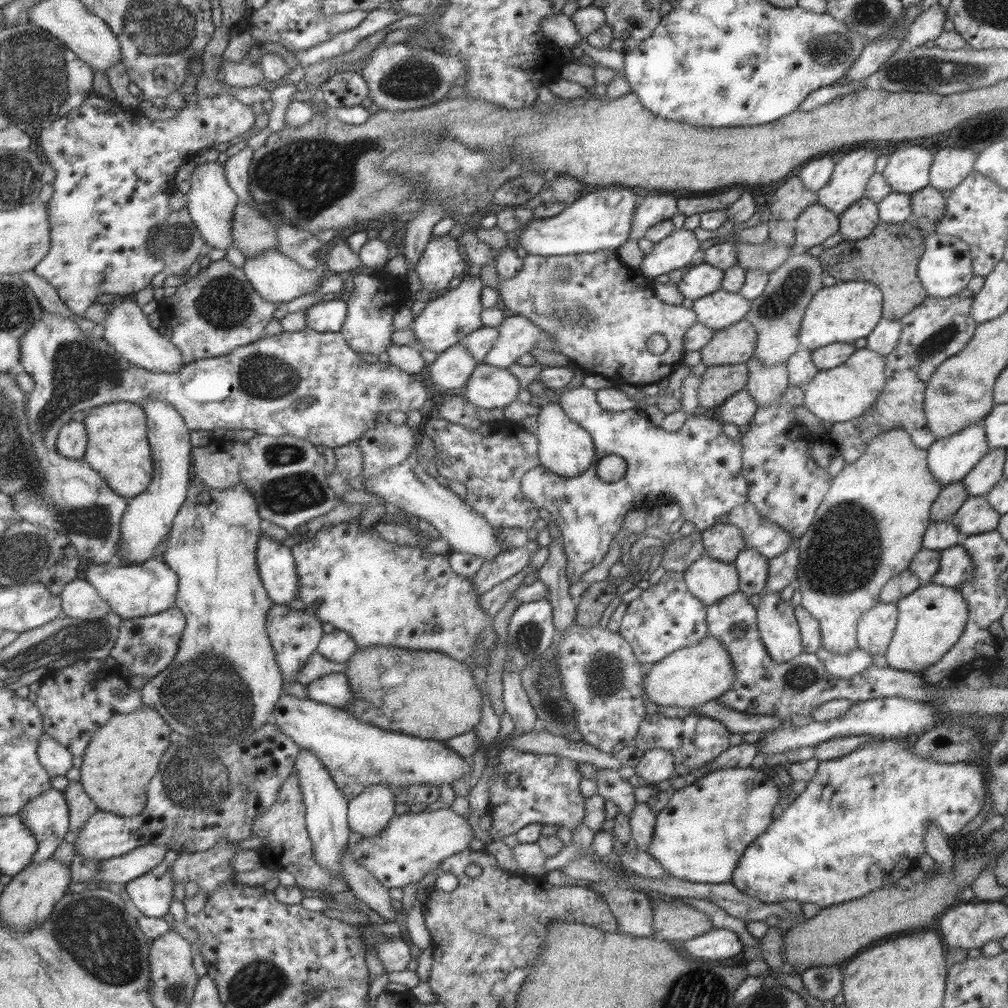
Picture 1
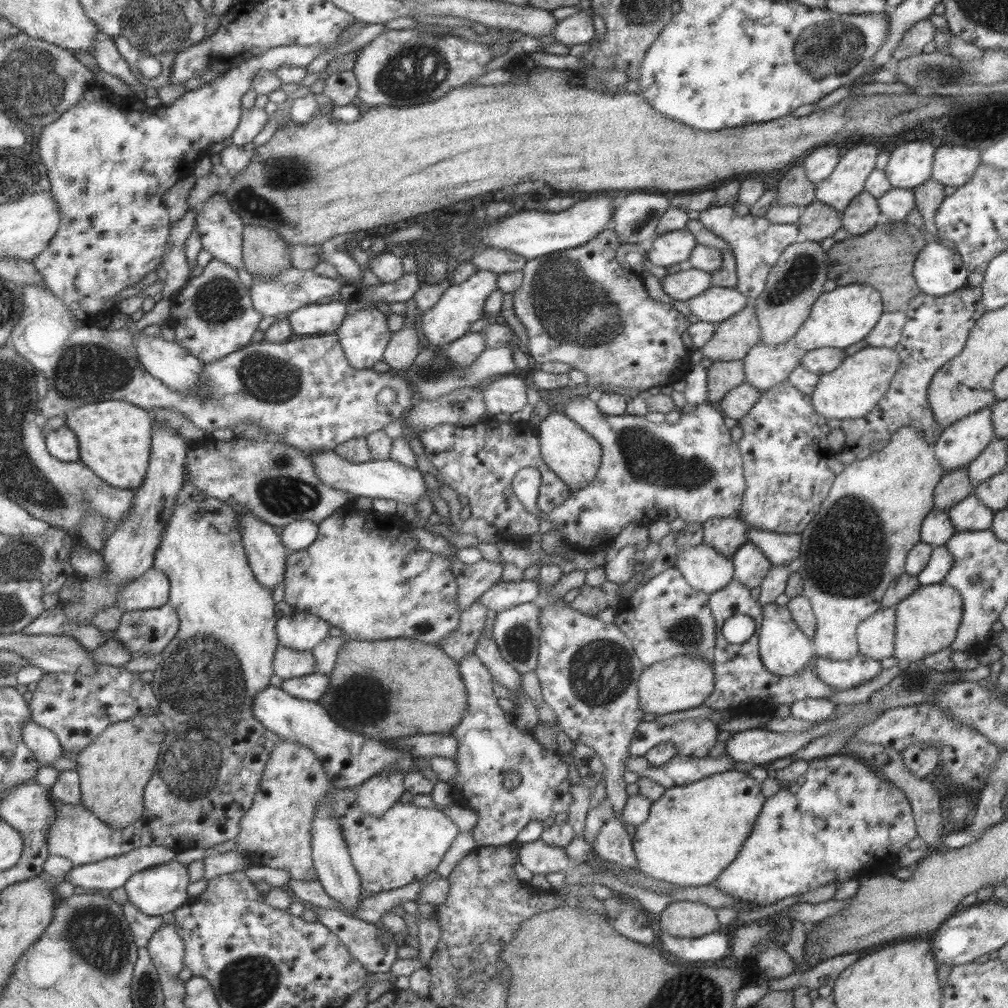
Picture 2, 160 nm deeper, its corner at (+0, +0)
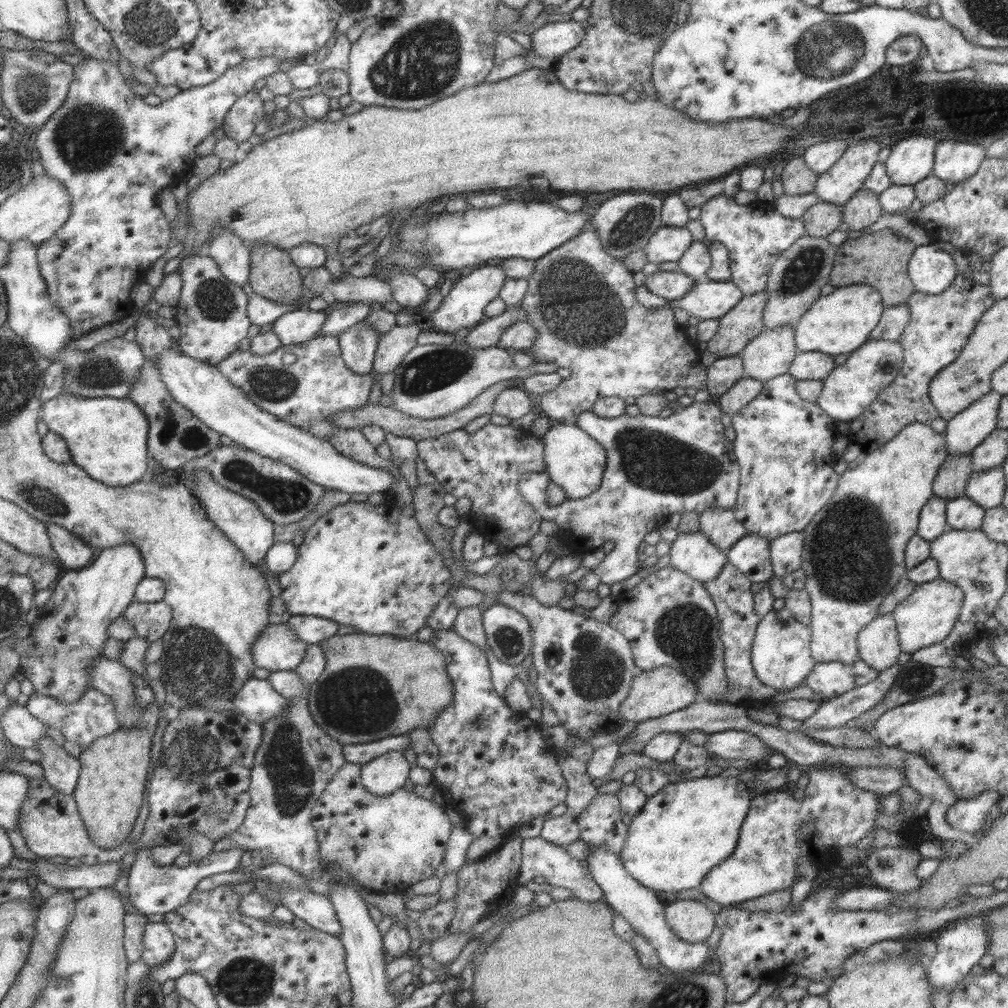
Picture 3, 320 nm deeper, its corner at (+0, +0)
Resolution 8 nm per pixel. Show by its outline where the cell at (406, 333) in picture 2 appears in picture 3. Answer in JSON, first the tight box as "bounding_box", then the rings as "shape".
{"bounding_box":[371,325,420,374],"shape":[[[412,325],[391,327],[379,335],[373,355],[371,372],[383,374],[392,370],[401,362],[408,350],[416,344],[415,338],[420,330]]]}

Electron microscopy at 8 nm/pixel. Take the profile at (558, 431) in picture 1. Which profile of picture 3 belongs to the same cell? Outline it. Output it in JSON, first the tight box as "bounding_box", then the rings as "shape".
{"bounding_box":[543,422,606,499],"shape":[[[552,422],[543,435],[545,477],[561,487],[567,499],[589,496],[600,486],[606,465],[605,449],[574,424]]]}

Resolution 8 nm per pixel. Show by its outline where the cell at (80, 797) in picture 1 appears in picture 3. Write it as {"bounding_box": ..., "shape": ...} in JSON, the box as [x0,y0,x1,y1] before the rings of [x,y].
{"bounding_box":[38,735,82,795],"shape":[[[48,735],[38,742],[38,750],[43,753],[39,764],[44,770],[44,777],[57,790],[73,795],[82,773],[80,758],[71,756],[63,746],[57,746]]]}

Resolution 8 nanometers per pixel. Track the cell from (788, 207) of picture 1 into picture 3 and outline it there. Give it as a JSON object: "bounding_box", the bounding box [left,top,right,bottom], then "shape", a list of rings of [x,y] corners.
{"bounding_box":[780,156,819,194],"shape":[[[794,156],[782,168],[780,181],[787,194],[812,193],[819,174],[814,173],[802,156]]]}

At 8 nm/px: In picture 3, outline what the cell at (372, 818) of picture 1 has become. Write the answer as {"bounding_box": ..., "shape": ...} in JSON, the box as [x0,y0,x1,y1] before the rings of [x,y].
{"bounding_box":[360,751,412,795],"shape":[[[389,751],[360,766],[360,780],[371,794],[384,795],[400,789],[412,765],[399,751]]]}

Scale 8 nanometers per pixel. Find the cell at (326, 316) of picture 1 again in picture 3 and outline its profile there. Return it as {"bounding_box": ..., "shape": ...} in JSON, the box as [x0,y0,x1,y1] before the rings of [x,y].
{"bounding_box":[270,307,327,346],"shape":[[[304,307],[284,312],[271,323],[270,331],[280,346],[301,344],[318,336],[318,328],[325,320],[327,310],[311,311]]]}

